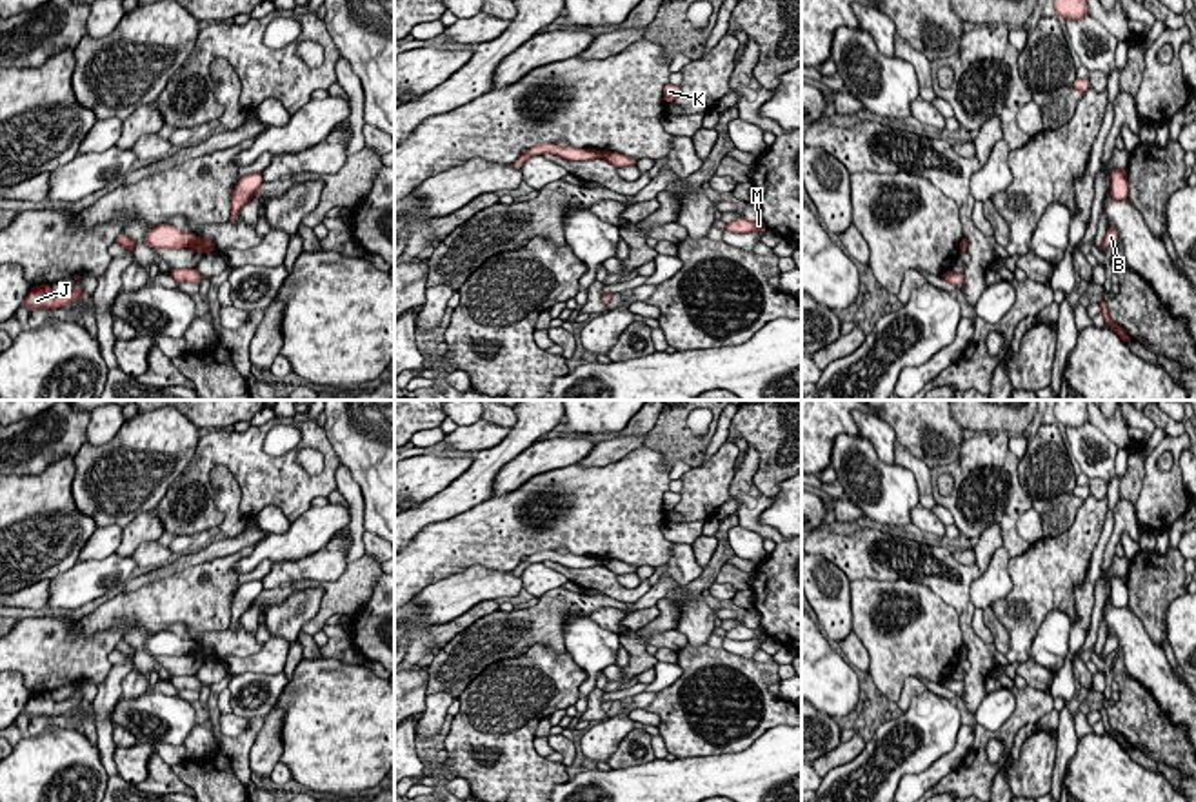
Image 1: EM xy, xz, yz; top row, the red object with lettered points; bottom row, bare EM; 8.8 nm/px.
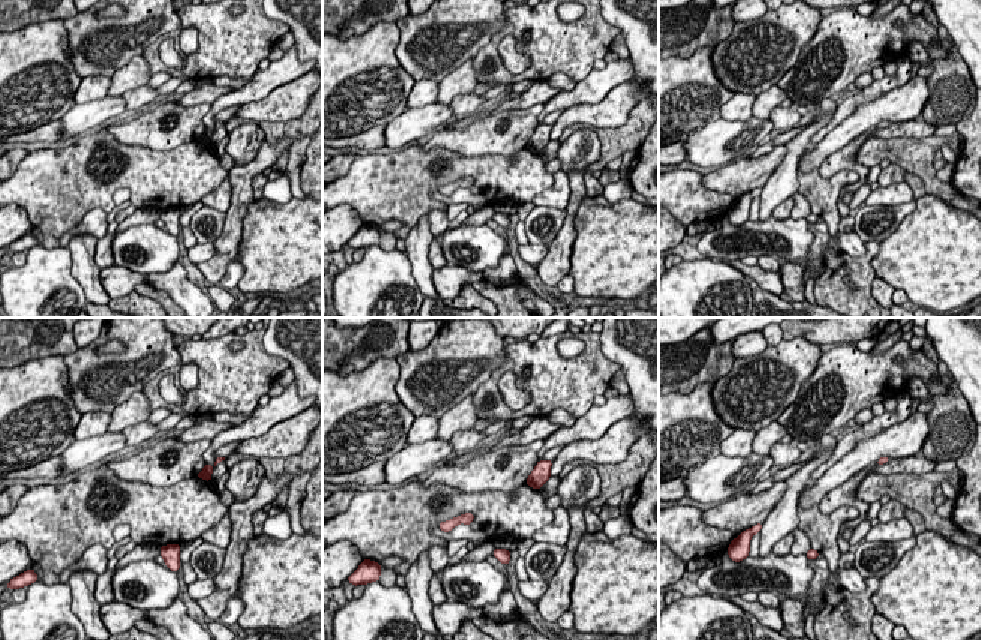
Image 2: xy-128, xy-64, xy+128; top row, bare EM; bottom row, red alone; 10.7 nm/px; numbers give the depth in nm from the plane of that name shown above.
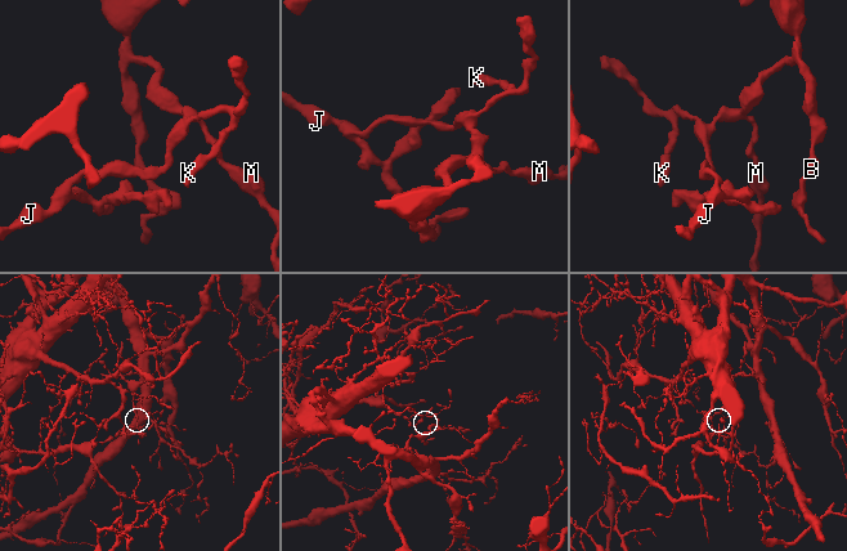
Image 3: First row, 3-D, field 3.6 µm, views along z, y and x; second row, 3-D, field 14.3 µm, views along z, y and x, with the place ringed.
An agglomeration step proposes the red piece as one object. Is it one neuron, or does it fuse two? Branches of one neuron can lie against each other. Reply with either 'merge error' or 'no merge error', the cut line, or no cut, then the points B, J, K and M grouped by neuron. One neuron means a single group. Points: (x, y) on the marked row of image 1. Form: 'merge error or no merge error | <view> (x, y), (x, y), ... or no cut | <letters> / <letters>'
merge error | xy (199, 239), (193, 246) | B K M / J

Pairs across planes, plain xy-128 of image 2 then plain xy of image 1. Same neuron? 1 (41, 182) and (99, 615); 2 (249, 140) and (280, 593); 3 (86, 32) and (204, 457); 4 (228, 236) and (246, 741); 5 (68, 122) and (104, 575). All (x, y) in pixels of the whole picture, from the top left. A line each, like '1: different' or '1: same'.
1: different
2: different
3: different
4: different
5: same

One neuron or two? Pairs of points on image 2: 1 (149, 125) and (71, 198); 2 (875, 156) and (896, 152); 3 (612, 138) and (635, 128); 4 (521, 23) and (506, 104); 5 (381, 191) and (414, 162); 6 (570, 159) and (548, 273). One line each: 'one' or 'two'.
1: two
2: one
3: one
4: two
5: one
6: two

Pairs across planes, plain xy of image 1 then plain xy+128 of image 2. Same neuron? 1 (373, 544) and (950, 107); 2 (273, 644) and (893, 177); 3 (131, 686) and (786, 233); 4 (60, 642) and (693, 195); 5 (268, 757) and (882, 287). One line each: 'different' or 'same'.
1: different
2: different
3: different
4: same
5: same

